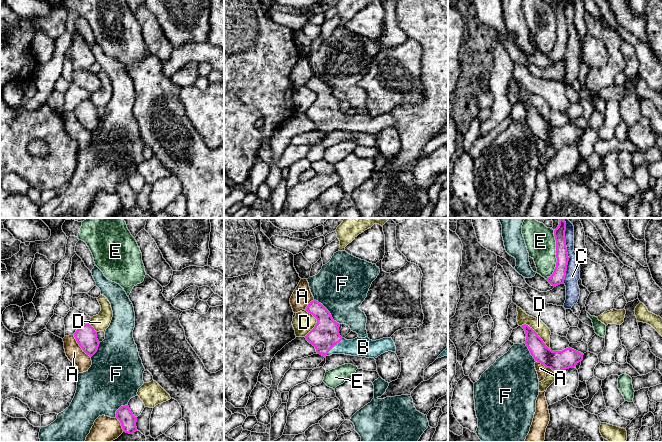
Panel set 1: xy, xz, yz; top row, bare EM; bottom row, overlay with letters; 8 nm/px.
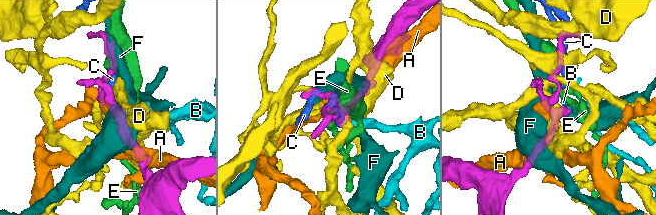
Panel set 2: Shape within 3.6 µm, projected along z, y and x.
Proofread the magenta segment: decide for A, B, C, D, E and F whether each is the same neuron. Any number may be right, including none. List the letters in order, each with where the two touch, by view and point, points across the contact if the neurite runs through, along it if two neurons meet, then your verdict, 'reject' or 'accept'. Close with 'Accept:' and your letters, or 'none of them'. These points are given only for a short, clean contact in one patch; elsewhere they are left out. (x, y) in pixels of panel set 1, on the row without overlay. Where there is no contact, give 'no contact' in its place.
A: xy (79, 121) | reject
B: xz (333, 121) | across xz (325, 110), (325, 113), (333, 121), (363, 123) | accept
C: yz (567, 29) | reject
D: yz (537, 110) | reject
E: yz (556, 31) | along yz (554, 6), (556, 42), (546, 55) | reject
F: xz (328, 87) | reject
Accept: B

